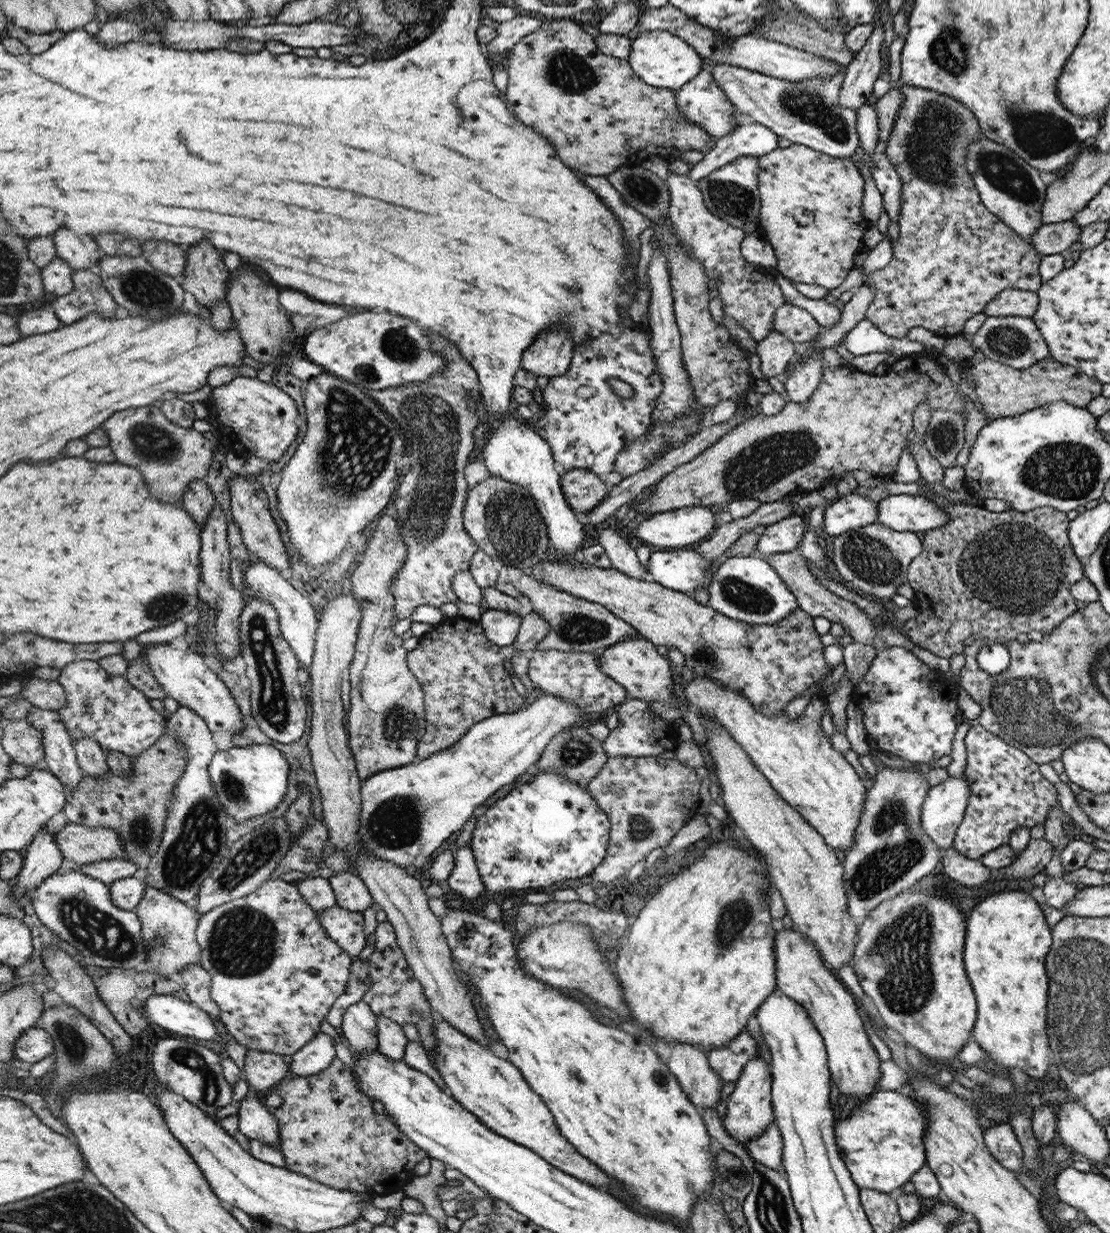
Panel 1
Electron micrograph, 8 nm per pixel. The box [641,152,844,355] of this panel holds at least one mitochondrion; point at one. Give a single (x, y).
(737, 202)

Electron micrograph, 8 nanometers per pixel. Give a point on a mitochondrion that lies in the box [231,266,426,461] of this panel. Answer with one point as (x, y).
(400, 345)

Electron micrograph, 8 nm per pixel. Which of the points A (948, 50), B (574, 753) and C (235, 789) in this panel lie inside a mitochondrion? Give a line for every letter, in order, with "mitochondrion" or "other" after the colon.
A: mitochondrion
B: mitochondrion
C: mitochondrion

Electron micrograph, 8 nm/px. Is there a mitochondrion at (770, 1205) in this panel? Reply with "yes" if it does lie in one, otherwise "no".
yes

